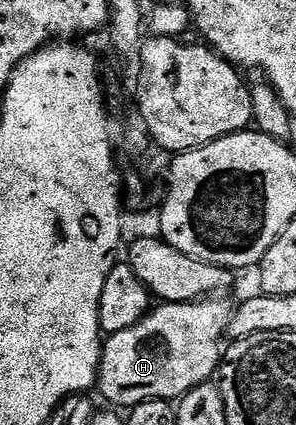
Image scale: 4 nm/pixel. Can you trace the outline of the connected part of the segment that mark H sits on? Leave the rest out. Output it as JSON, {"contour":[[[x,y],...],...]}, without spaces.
{"contour":[[[215,295],[209,299],[181,301],[175,305],[162,303],[151,308],[150,312],[132,327],[109,334],[102,347],[102,362],[98,368],[96,382],[97,392],[102,392],[103,399],[111,401],[114,405],[133,407],[145,401],[173,402],[175,399],[181,399],[197,385],[207,384],[213,378],[210,376],[219,372],[224,361],[222,340],[227,340],[228,337],[232,305],[222,300],[226,299]]]}

